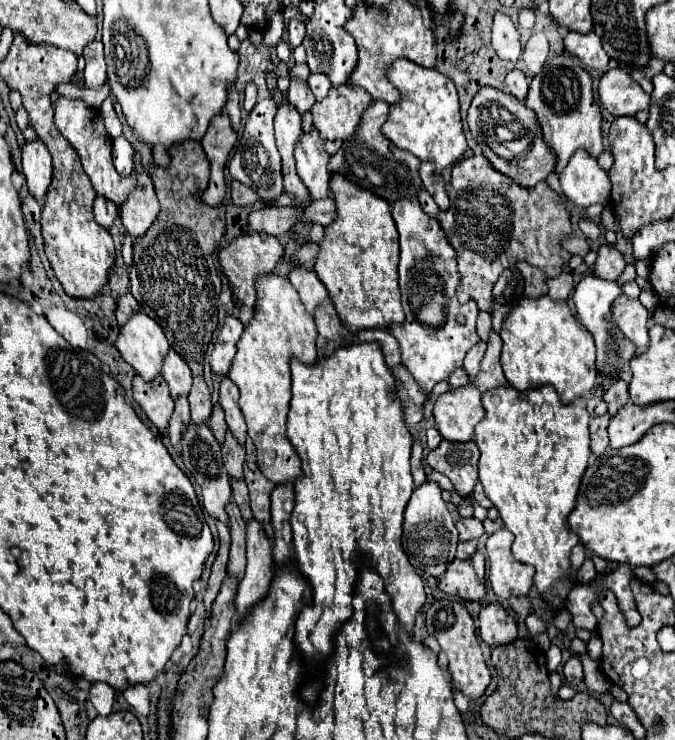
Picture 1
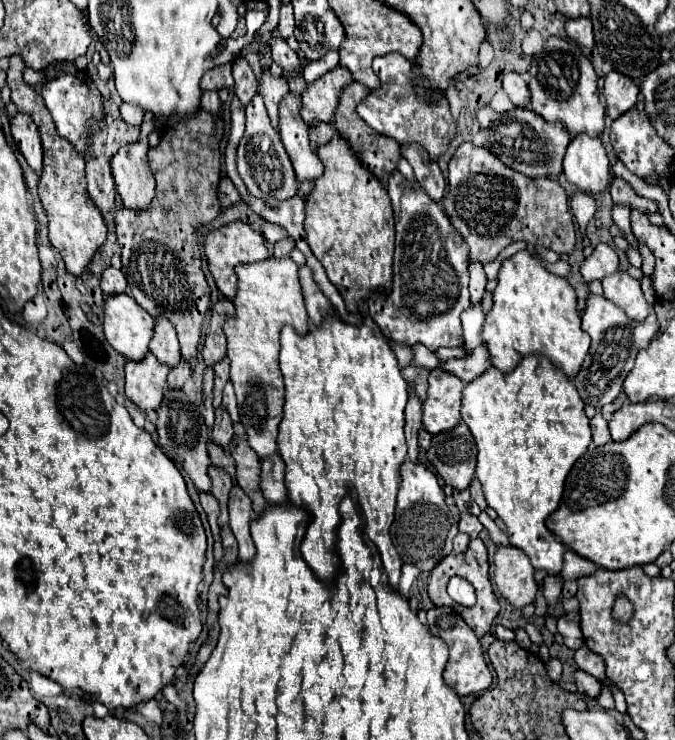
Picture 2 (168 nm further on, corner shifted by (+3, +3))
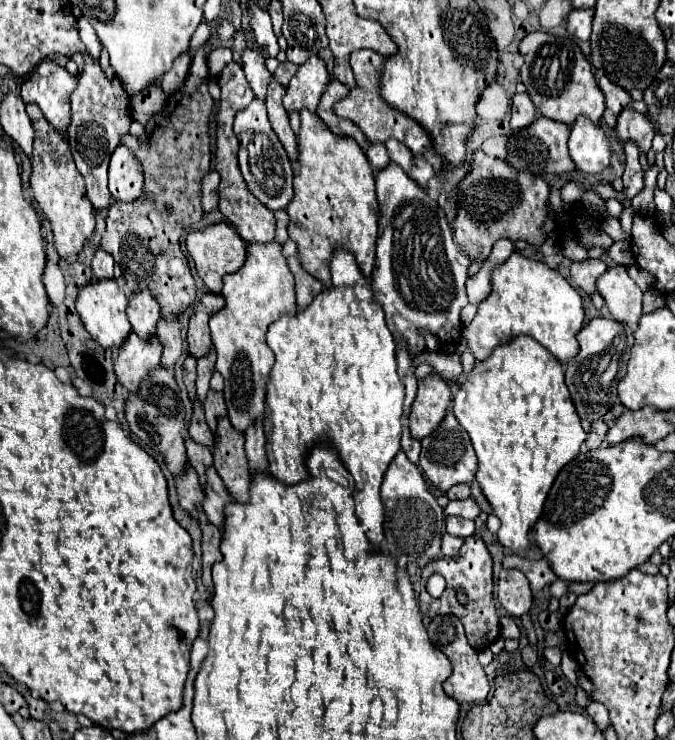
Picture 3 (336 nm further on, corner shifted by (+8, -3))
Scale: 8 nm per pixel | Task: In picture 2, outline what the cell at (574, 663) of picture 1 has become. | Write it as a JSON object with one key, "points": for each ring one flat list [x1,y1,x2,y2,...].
{"points":[[576,669,574,675,572,675,572,679,574,679,574,683,576,683,578,693,584,693,584,695,588,695,588,697,598,697,602,683,600,683,596,677,592,677,590,673,586,673,586,671,582,671,582,669]]}

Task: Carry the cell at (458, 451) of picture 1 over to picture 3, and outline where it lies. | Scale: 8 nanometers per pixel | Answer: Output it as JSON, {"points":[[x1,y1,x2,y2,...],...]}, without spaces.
{"points":[[449,411,445,415,445,419,439,423,439,427,427,435,425,439,421,439,421,469,425,471,427,479,439,487,441,491,449,491,453,485,457,483,471,483,475,479,475,471,477,471,477,457,471,445,469,435,465,433,465,429,459,425,459,421,455,419,455,415]]}

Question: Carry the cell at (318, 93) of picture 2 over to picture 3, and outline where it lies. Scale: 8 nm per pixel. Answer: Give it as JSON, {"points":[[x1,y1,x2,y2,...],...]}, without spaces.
{"points":[[311,55,305,63,299,65,297,73,287,85,287,93,283,95,283,105,287,111,301,111,309,109,315,111,319,97,327,83,331,81,331,75,319,55]]}

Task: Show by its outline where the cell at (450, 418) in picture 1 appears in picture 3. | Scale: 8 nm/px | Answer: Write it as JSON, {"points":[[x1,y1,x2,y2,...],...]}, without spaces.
{"points":[[437,373,419,379,417,397,409,413,411,435,415,439,423,439,425,435,429,435,445,417,449,403,451,403,451,389]]}

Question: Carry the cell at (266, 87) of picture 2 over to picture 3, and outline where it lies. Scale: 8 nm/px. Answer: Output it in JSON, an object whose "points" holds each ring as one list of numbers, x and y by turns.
{"points":[[247,47,241,53,241,67,243,67,245,75,247,75,247,81,249,81,251,89,253,89,253,93,259,99,265,99,265,91,267,91,271,73,265,67,265,57,261,55,261,51]]}

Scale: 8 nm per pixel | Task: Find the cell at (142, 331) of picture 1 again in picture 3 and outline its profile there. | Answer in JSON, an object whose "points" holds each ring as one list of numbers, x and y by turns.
{"points":[[101,279,101,281,91,281,85,287,81,287,79,295,77,295,77,313,85,325,85,329,89,331,89,335,101,345,101,347,119,347,125,339,125,335,131,333,131,325,129,319,125,315,125,307,127,307,127,295,125,291,117,285,115,279]]}

